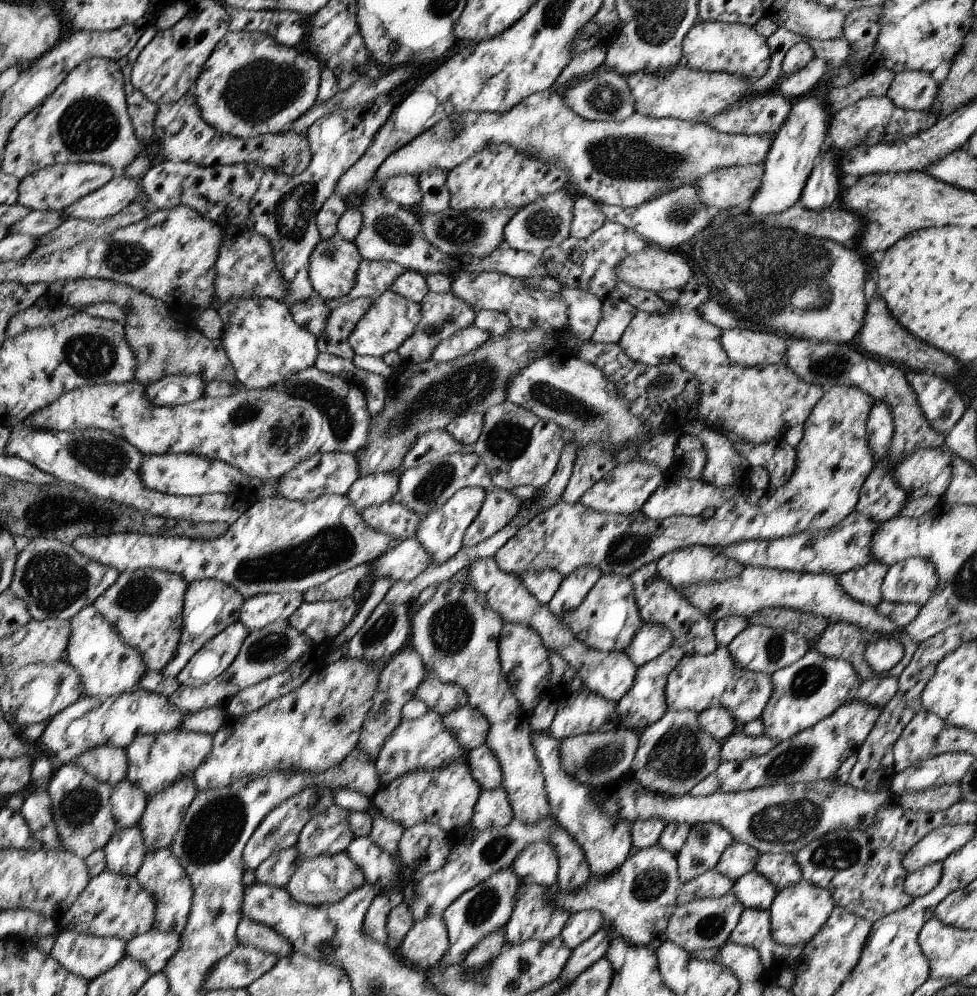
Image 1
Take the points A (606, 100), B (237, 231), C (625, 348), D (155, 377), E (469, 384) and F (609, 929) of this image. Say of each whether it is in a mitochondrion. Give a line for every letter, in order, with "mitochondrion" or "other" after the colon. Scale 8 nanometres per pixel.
A: mitochondrion
B: other
C: other
D: other
E: mitochondrion
F: other

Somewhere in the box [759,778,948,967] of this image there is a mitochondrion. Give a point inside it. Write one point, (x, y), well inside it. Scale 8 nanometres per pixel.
(838, 853)

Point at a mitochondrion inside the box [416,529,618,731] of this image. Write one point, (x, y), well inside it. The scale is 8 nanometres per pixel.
(450, 629)

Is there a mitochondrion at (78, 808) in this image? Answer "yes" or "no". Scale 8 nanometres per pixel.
yes

